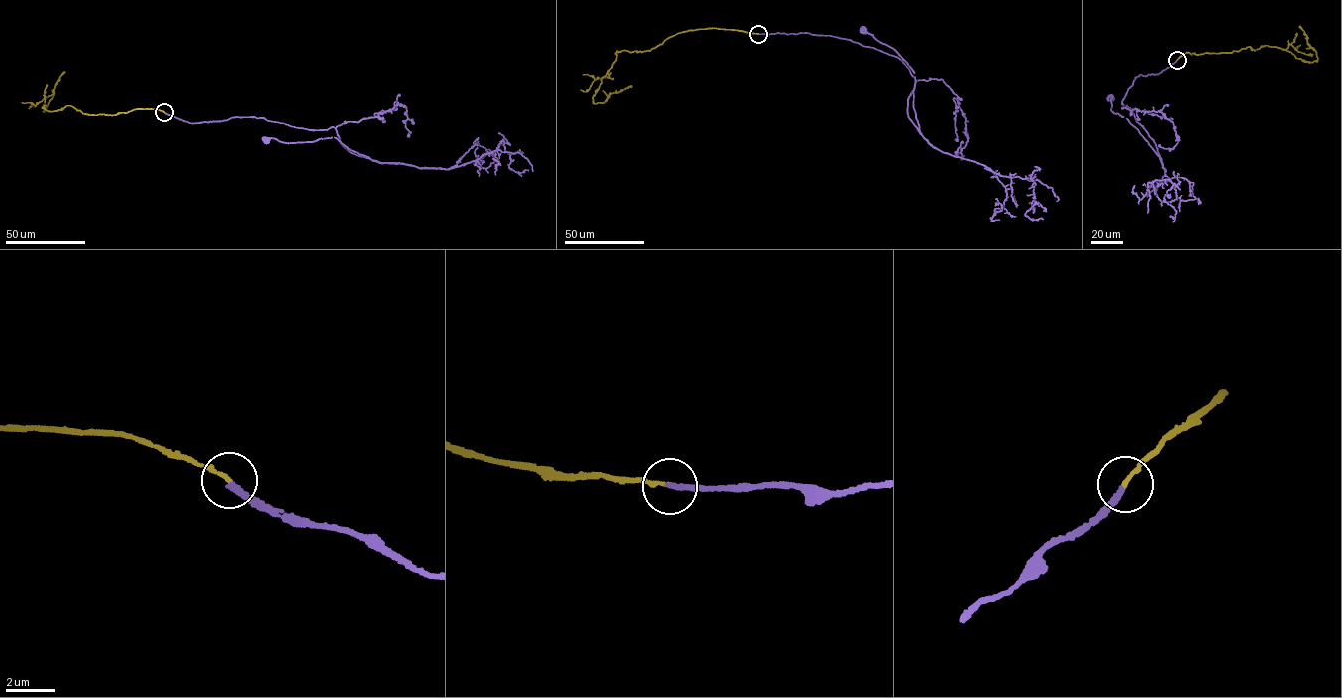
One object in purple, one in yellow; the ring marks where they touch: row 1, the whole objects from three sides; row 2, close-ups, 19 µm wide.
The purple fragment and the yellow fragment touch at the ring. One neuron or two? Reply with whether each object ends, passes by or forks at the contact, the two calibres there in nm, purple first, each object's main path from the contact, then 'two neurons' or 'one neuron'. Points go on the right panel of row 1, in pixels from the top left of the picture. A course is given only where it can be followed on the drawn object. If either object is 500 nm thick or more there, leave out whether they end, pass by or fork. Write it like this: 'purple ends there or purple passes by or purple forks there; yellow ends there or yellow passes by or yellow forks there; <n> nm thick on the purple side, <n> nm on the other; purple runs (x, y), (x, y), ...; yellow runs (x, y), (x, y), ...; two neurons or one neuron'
purple ends there; yellow ends there; 240 nm thick on the purple side, 150 nm on the other; purple runs (1176, 60), (1157, 74), (1135, 78), (1121, 101), (1153, 140), (1160, 158), (1127, 119), (1111, 110), (1111, 97); yellow runs (1176, 60), (1188, 52), (1231, 52), (1265, 45), (1288, 51), (1305, 61), (1316, 61), (1316, 52), (1299, 26); two neurons

